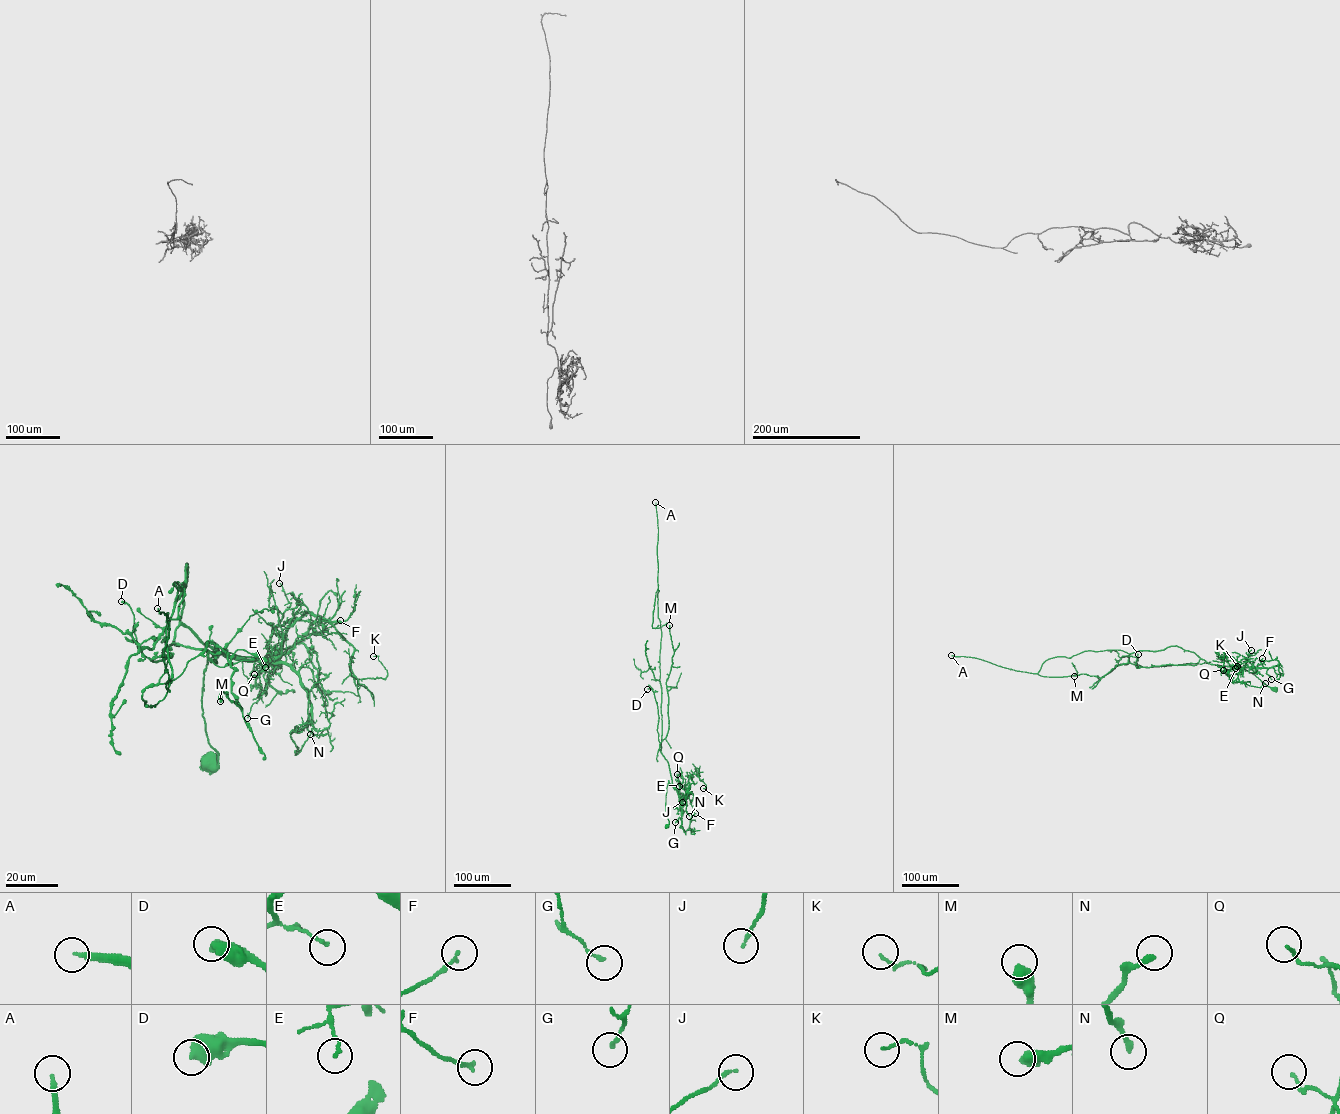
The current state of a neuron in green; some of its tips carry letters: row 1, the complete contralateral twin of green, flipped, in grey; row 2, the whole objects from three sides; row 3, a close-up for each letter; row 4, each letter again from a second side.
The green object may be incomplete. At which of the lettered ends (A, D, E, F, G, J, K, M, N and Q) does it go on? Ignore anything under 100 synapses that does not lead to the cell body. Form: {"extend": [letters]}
{"extend": ["A"]}

